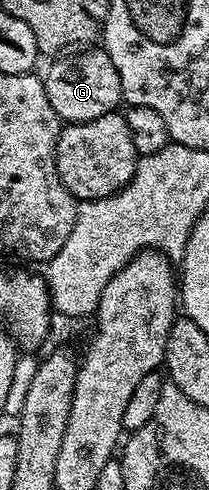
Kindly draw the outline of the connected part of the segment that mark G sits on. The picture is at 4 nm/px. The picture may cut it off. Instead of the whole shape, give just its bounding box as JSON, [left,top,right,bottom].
[44,48,123,123]

